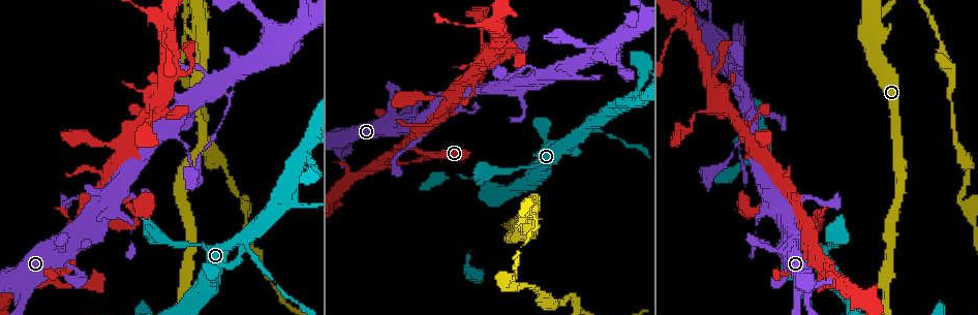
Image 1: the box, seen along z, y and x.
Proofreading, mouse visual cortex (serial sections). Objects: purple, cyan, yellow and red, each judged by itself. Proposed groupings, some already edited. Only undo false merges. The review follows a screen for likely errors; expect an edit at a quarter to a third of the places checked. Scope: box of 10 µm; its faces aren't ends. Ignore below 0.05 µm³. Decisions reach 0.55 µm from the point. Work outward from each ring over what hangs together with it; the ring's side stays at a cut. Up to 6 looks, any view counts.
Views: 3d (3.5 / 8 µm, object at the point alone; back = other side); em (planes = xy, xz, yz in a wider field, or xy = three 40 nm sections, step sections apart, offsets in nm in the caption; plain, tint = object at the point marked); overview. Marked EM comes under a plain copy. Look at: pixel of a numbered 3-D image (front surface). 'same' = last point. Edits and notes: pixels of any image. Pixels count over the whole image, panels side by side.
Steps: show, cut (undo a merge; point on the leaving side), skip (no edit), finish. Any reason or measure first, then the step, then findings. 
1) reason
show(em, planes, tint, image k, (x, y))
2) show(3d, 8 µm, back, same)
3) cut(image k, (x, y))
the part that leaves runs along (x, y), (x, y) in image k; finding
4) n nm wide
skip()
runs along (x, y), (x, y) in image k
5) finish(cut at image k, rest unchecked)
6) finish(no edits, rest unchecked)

three-way junction
show(3d, 3.5 µm, image 1, (415, 148))

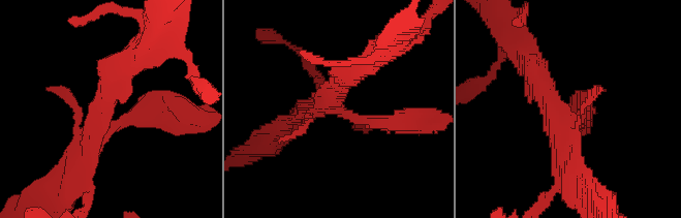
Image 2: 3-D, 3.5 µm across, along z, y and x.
need the tissue
show(em, xy, step 3, tint, image 2, (103, 126))

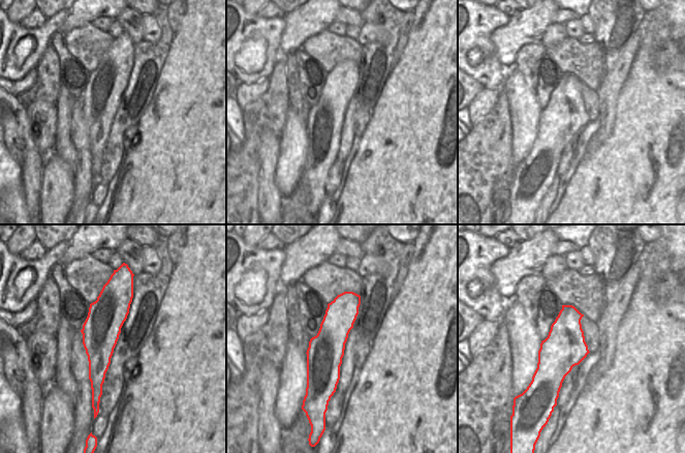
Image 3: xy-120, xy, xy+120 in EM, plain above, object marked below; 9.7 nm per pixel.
skip()
runs along (117, 288), (100, 330), (99, 392) in image 3; one cell here

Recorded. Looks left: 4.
thin arm on a thick one
show(3d, 3.5 µm, image 1, (576, 137))

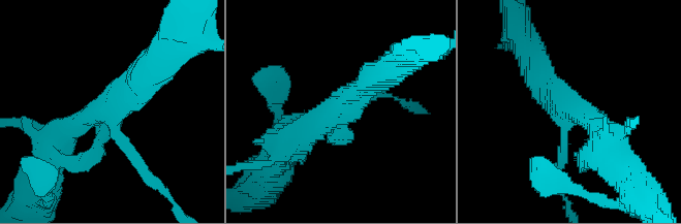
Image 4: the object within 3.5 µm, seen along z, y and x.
show(em, xy, step 2, tint, image 4, (108, 108))

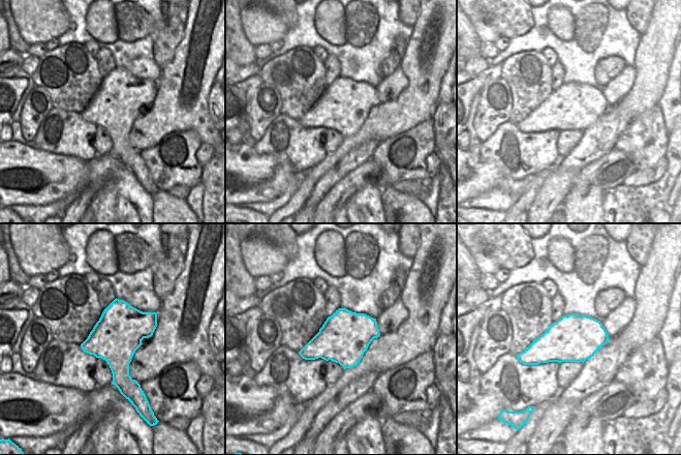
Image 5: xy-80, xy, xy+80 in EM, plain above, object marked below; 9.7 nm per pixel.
cut(image 4, (138, 165))
the part that leaves runs along (119, 137), (173, 208) in image 4; two cells meet here

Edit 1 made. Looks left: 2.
finish(cut at image 4, rest unchecked)

